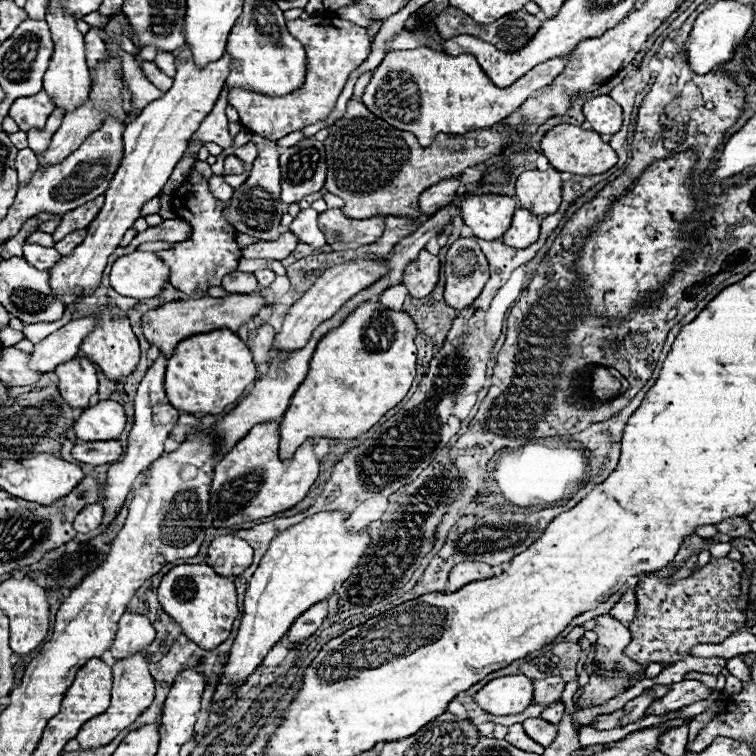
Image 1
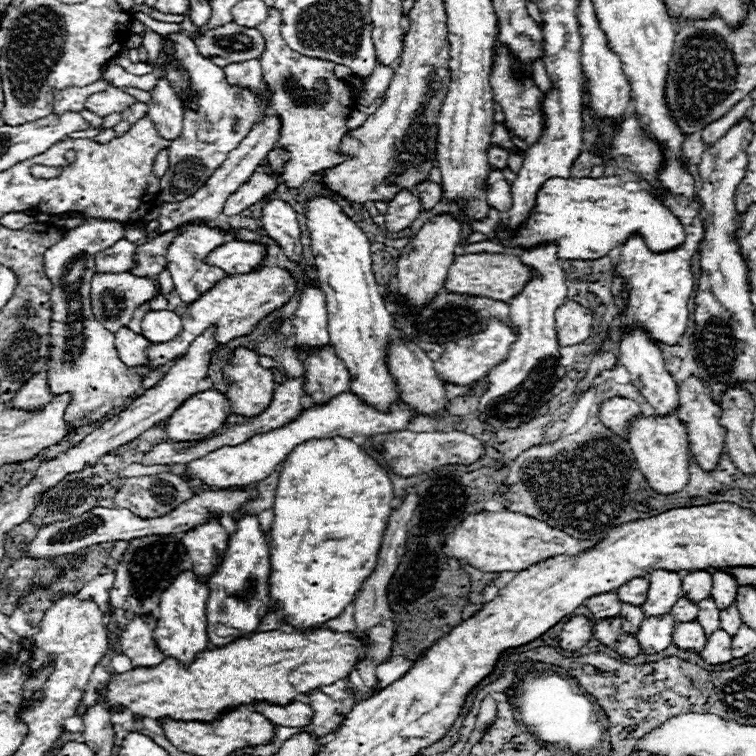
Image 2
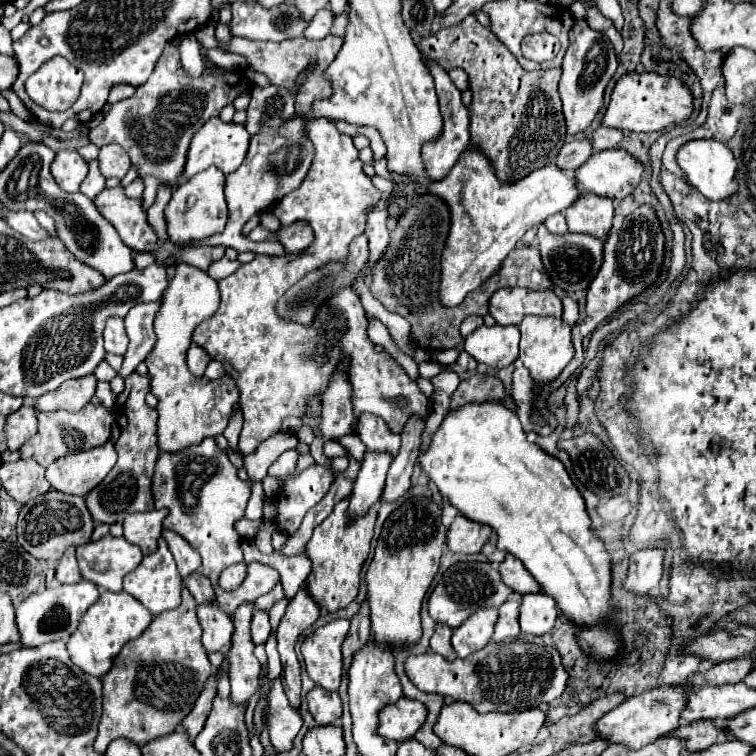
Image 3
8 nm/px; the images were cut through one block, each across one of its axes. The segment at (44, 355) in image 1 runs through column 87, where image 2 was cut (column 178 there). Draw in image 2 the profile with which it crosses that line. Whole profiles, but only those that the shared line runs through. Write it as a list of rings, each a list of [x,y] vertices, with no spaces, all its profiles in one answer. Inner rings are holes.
[[[170,310],[148,312],[142,320],[142,336],[146,336],[152,344],[164,344],[178,338],[182,332],[182,320],[178,314]]]

